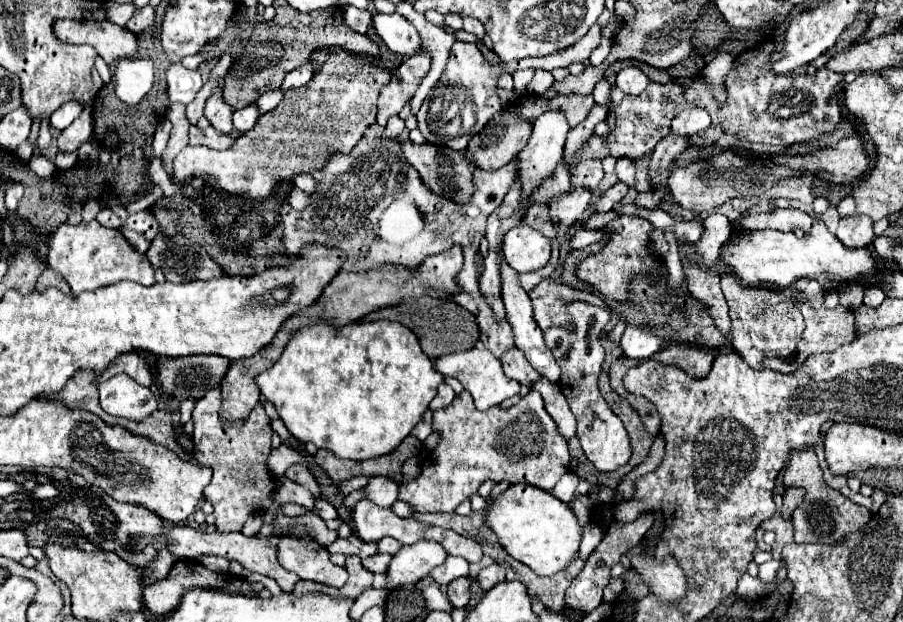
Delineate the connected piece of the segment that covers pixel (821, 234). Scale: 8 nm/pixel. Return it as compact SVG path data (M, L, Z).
M816 219L812 225L812 233L808 237L796 237L793 232L782 232L774 229L752 231L742 235L740 239L730 239L720 249L720 261L732 269L732 273L742 281L744 287L758 285L778 285L780 289L788 289L796 279L802 277L818 277L822 273L840 275L842 279L856 277L878 277L882 275L882 267L872 259L868 249L848 249L844 247L832 233L828 233L826 225Z

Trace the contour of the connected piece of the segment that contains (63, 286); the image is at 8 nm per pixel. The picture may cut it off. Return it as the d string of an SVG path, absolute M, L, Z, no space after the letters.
M46 269L40 277L38 277L38 283L36 283L36 289L38 291L46 291L48 287L54 287L54 289L60 289L62 293L70 293L68 289L68 283L58 275L58 273L52 273L50 269Z

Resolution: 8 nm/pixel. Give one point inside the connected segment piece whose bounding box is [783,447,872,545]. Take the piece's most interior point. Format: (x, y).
(825, 516)

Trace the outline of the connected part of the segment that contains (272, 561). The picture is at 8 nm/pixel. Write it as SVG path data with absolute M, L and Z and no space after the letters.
M172 527L168 531L168 549L178 557L178 559L198 559L204 553L212 553L212 555L220 555L226 557L230 561L238 561L244 569L252 571L252 573L260 573L266 575L270 579L274 579L282 591L292 593L294 585L300 581L296 573L286 571L280 563L278 563L278 540L276 536L262 537L246 537L242 533L206 533L200 529L192 529L192 527Z

